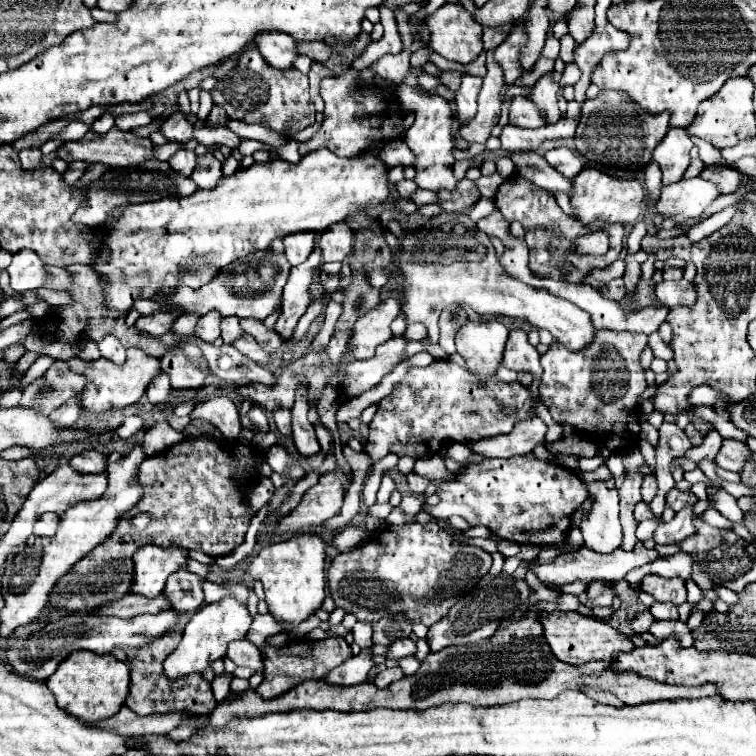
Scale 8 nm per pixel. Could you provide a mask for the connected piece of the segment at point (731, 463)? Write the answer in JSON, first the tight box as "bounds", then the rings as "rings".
{"bounds":[715,439,751,471],"rings":[[[725,439],[721,445],[721,451],[715,457],[715,463],[727,471],[741,471],[745,461],[749,459],[751,459],[751,449],[745,443]]]}

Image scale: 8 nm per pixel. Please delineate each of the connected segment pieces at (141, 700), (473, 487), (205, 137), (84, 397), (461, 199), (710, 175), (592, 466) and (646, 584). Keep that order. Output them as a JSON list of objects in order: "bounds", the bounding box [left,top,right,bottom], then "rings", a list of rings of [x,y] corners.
[{"bounds":[127,625,215,715],"rings":[[[175,625],[163,639],[155,639],[155,643],[147,643],[147,647],[139,647],[129,661],[131,667],[131,693],[127,697],[127,707],[137,715],[153,715],[153,713],[171,713],[171,711],[189,711],[191,715],[203,715],[215,707],[215,697],[211,691],[211,683],[203,675],[187,675],[187,679],[167,679],[163,675],[163,659],[175,651],[179,639],[183,635],[183,627]]]},{"bounds":[424,453,589,553],"rings":[[[533,453],[511,459],[483,459],[481,463],[469,463],[455,479],[439,483],[437,495],[437,505],[424,503],[435,519],[459,515],[469,525],[483,525],[501,539],[519,545],[529,543],[551,547],[559,553],[571,551],[567,543],[571,515],[589,497],[585,483],[575,471],[559,463],[541,461]]]},{"bounds":[193,123,241,149],"rings":[[[205,123],[201,127],[195,125],[193,139],[201,145],[215,145],[217,143],[217,145],[227,145],[231,149],[237,147],[239,141],[241,141],[231,129],[227,129],[223,125],[211,125],[211,123]]]},{"bounds":[69,349,161,413],"rings":[[[127,349],[127,361],[123,365],[115,365],[107,359],[83,361],[79,357],[73,357],[69,359],[69,367],[71,371],[81,373],[87,379],[79,403],[85,411],[93,411],[93,413],[101,413],[107,409],[121,409],[121,407],[137,403],[143,397],[147,383],[161,371],[159,359],[147,357],[141,349]]]},{"bounds":[437,179,479,213],"rings":[[[461,179],[455,191],[440,189],[437,195],[441,197],[439,203],[443,211],[451,213],[469,213],[469,209],[479,201],[479,191],[475,189],[475,183],[469,179]]]},{"bounds":[699,167,741,195],"rings":[[[709,167],[709,169],[701,171],[699,177],[711,181],[719,189],[719,195],[735,193],[737,191],[737,185],[741,181],[741,173],[739,171],[733,171],[729,167]]]},{"bounds":[579,456,605,471],"rings":[[[595,456],[592,458],[579,458],[579,469],[581,471],[595,471],[599,466],[605,463],[605,459],[600,456]]]},{"bounds":[641,575,685,605],"rings":[[[647,575],[641,583],[641,589],[653,595],[655,601],[671,601],[673,605],[683,605],[685,599],[685,581],[683,579],[665,579],[657,575]]]}]

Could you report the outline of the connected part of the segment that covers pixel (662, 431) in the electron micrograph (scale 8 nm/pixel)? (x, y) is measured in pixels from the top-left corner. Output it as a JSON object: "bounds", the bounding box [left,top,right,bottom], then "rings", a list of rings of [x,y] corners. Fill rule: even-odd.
{"bounds":[649,421,692,519],"rings":[[[663,421],[659,427],[659,443],[655,447],[655,469],[657,469],[657,481],[659,481],[659,491],[657,497],[649,503],[651,511],[659,519],[665,509],[665,495],[673,489],[673,477],[669,471],[669,463],[671,459],[683,455],[692,448],[689,439],[685,437],[685,433],[675,425],[675,423],[667,423]]]}

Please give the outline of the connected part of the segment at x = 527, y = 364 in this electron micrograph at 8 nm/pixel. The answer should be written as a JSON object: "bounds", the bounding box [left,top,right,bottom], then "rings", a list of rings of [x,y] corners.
{"bounds":[503,331,543,377],"rings":[[[511,331],[509,341],[505,345],[505,355],[503,355],[503,365],[513,371],[527,371],[533,373],[535,377],[541,377],[543,369],[539,363],[539,351],[529,345],[527,333],[525,331]]]}

